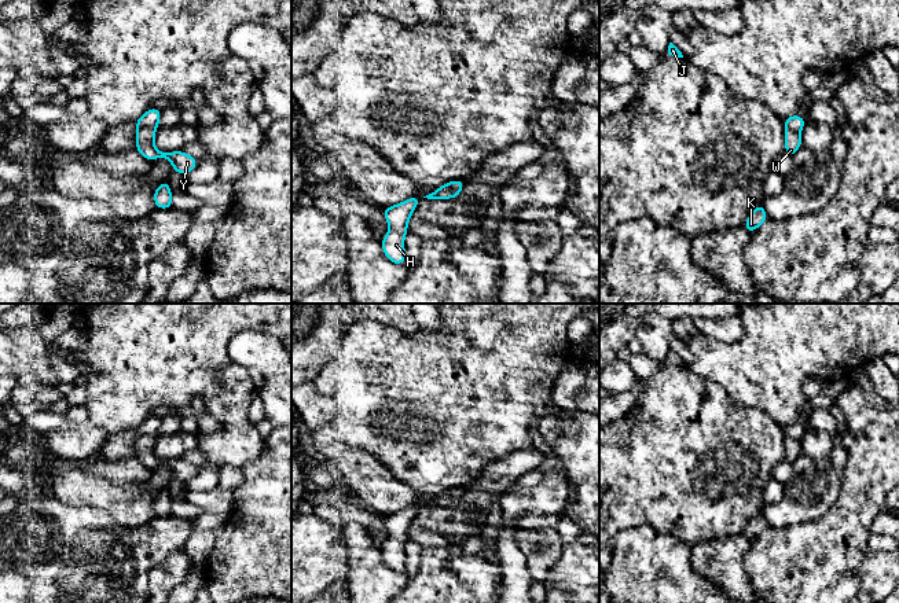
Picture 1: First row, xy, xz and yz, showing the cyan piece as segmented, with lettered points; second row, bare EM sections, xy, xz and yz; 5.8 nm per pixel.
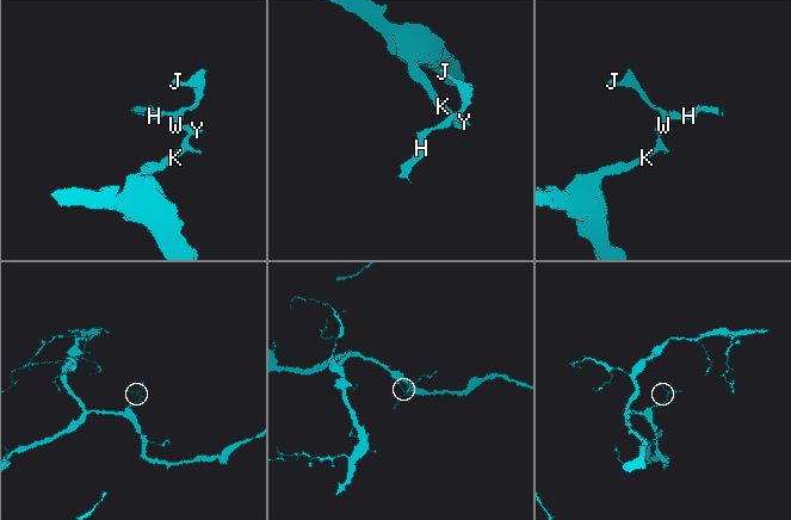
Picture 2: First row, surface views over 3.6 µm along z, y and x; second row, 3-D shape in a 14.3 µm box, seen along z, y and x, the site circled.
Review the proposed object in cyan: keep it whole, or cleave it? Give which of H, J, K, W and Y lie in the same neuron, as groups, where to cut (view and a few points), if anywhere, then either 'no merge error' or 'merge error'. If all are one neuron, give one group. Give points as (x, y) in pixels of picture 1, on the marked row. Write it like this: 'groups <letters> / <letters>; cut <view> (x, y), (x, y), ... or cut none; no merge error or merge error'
groups H J / K W Y; cut xy (138, 127), (151, 127), (154, 129); merge error

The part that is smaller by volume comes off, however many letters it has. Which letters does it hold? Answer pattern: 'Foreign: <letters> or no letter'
Foreign: H, J

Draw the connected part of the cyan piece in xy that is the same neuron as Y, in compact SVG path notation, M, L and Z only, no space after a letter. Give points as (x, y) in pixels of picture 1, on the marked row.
M137 128L135 132L135 139L136 151L143 158L148 161L165 158L172 163L175 173L188 174L198 165L198 159L184 151L158 151L154 146L155 129L153 128Z

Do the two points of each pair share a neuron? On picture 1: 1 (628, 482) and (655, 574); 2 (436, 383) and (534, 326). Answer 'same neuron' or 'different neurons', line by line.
1: different neurons
2: same neuron

